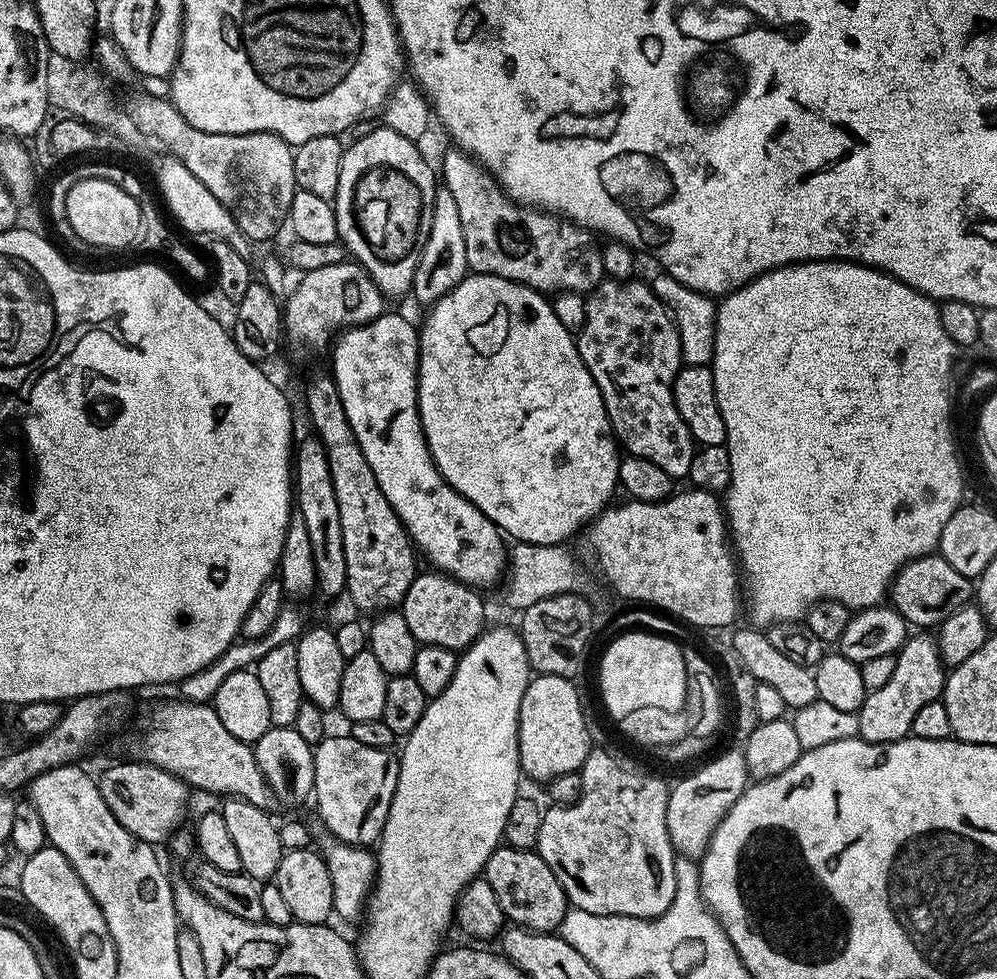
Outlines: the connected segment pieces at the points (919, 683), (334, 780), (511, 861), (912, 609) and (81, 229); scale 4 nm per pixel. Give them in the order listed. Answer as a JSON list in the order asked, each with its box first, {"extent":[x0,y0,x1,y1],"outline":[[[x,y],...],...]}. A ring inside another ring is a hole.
[{"extent":[858,635,946,744],"outline":[[[909,635],[904,641],[903,648],[896,653],[895,657],[896,665],[890,682],[886,682],[882,690],[869,692],[864,697],[858,713],[859,739],[871,744],[889,744],[909,735],[918,710],[922,710],[926,702],[941,699],[944,694],[946,665],[940,659],[940,648],[931,635]]]},{"extent":[314,734,400,848],"outline":[[[328,734],[315,745],[314,801],[327,835],[337,836],[355,848],[368,848],[380,839],[390,814],[390,802],[398,786],[400,758],[395,751],[362,746],[353,736]]]},{"extent":[482,846,570,933],"outline":[[[501,846],[496,848],[486,862],[482,878],[490,882],[494,895],[498,897],[498,906],[502,906],[505,921],[517,928],[528,928],[531,932],[555,933],[570,907],[568,896],[562,890],[554,870],[535,850],[518,850]]]},{"extent":[890,554,973,630],"outline":[[[933,554],[911,560],[908,565],[900,569],[900,573],[892,579],[890,604],[898,614],[902,614],[902,618],[907,620],[909,625],[916,627],[917,624],[920,627],[917,629],[932,630],[943,620],[950,618],[954,610],[963,608],[973,596],[973,581],[967,576],[958,574],[958,570],[954,570],[954,566],[946,562],[946,558]]]},{"extent":[65,178,142,249],"outline":[[[90,178],[78,182],[66,195],[65,214],[74,232],[86,240],[93,249],[124,248],[136,244],[142,232],[141,201],[119,188],[114,182]]]}]

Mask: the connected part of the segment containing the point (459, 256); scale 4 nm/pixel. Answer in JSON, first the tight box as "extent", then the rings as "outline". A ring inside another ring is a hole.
{"extent":[411,187,470,306],"outline":[[[437,187],[434,198],[434,218],[430,218],[430,238],[426,238],[426,246],[422,246],[422,254],[418,258],[418,266],[414,270],[411,295],[416,295],[416,300],[423,306],[437,304],[447,292],[454,290],[458,282],[469,275],[470,269],[466,262],[466,241],[462,239],[462,222],[458,218],[458,205],[454,203],[454,197],[446,187]]]}

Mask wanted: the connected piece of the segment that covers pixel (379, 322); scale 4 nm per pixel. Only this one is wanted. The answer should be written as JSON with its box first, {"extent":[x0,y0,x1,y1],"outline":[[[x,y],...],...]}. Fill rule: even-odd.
{"extent":[330,310,510,590],"outline":[[[388,310],[369,324],[357,324],[343,329],[331,345],[331,352],[330,375],[338,386],[342,410],[346,410],[350,430],[354,430],[358,446],[362,446],[362,454],[366,454],[366,462],[370,462],[370,470],[374,470],[374,478],[378,478],[382,494],[386,494],[386,502],[390,502],[394,514],[398,514],[398,518],[404,523],[404,529],[407,530],[415,551],[423,559],[425,556],[435,571],[453,576],[464,584],[471,584],[477,590],[485,590],[484,588],[499,580],[501,583],[510,564],[510,552],[506,544],[504,548],[505,537],[496,524],[490,522],[490,518],[486,518],[486,514],[482,514],[478,506],[474,506],[474,502],[458,494],[458,490],[454,490],[454,486],[446,482],[424,437],[416,385],[416,367],[420,357],[420,333],[417,325],[412,325],[406,317]]]}

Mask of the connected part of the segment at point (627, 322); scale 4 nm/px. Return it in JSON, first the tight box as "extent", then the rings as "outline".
{"extent":[576,278,694,478],"outline":[[[605,278],[598,287],[587,293],[586,318],[576,336],[578,354],[602,394],[606,414],[612,423],[612,434],[619,447],[627,455],[654,462],[654,466],[666,470],[666,474],[673,478],[684,478],[690,470],[694,441],[690,430],[686,430],[686,422],[682,422],[682,414],[678,414],[672,397],[672,383],[682,367],[679,332],[676,322],[672,320],[672,313],[655,296],[651,283],[644,281],[643,284],[638,279]]]}

